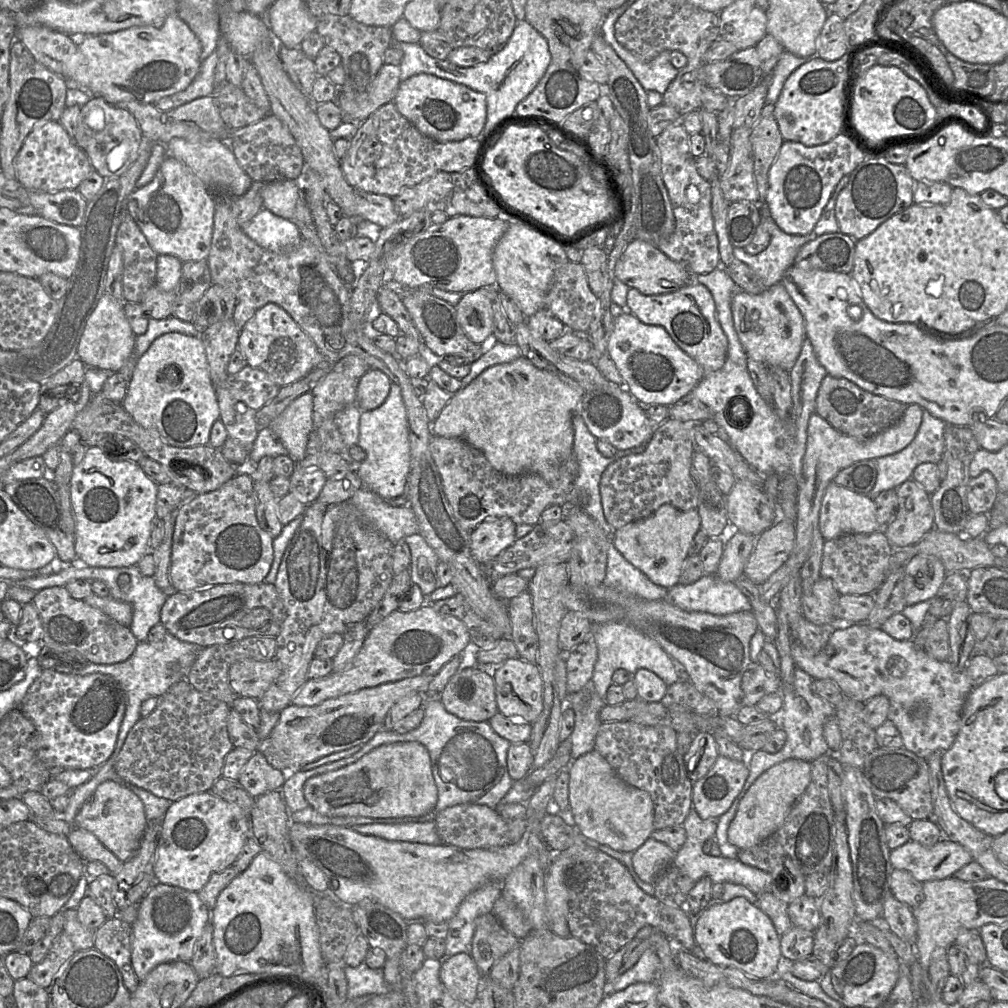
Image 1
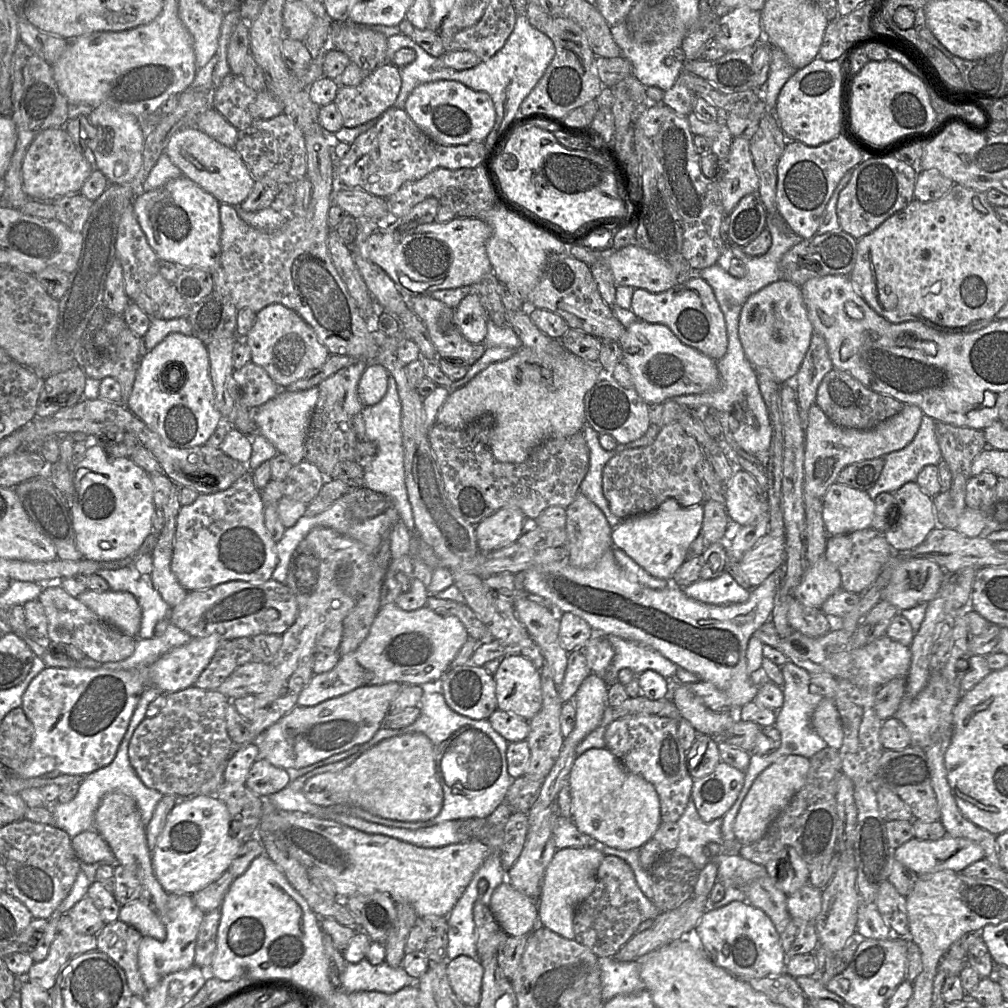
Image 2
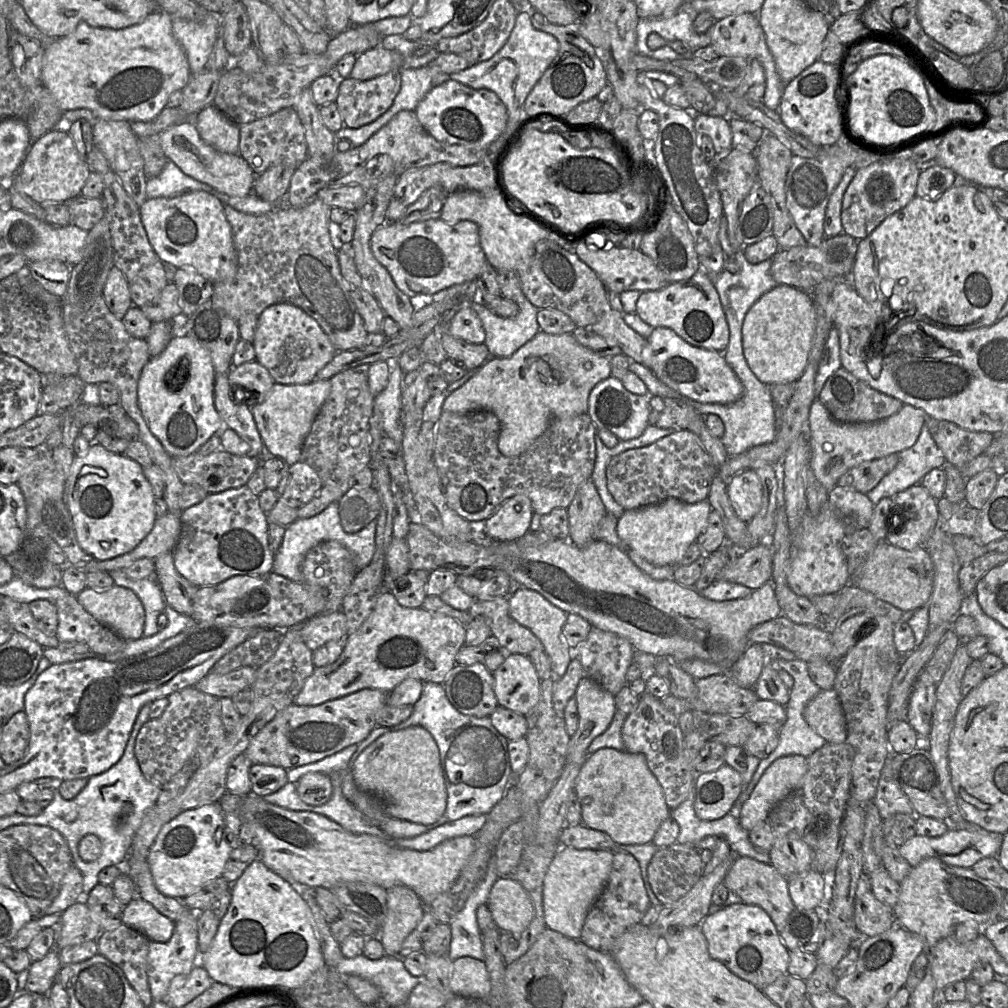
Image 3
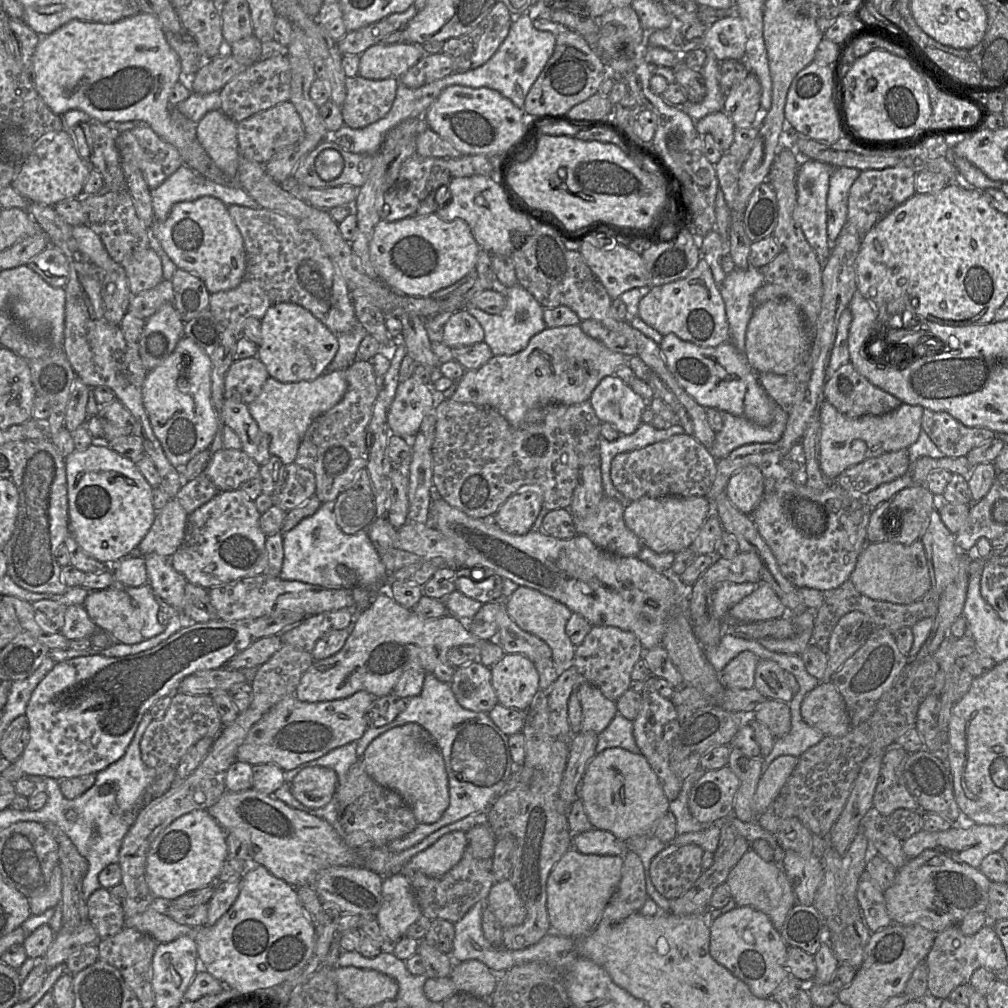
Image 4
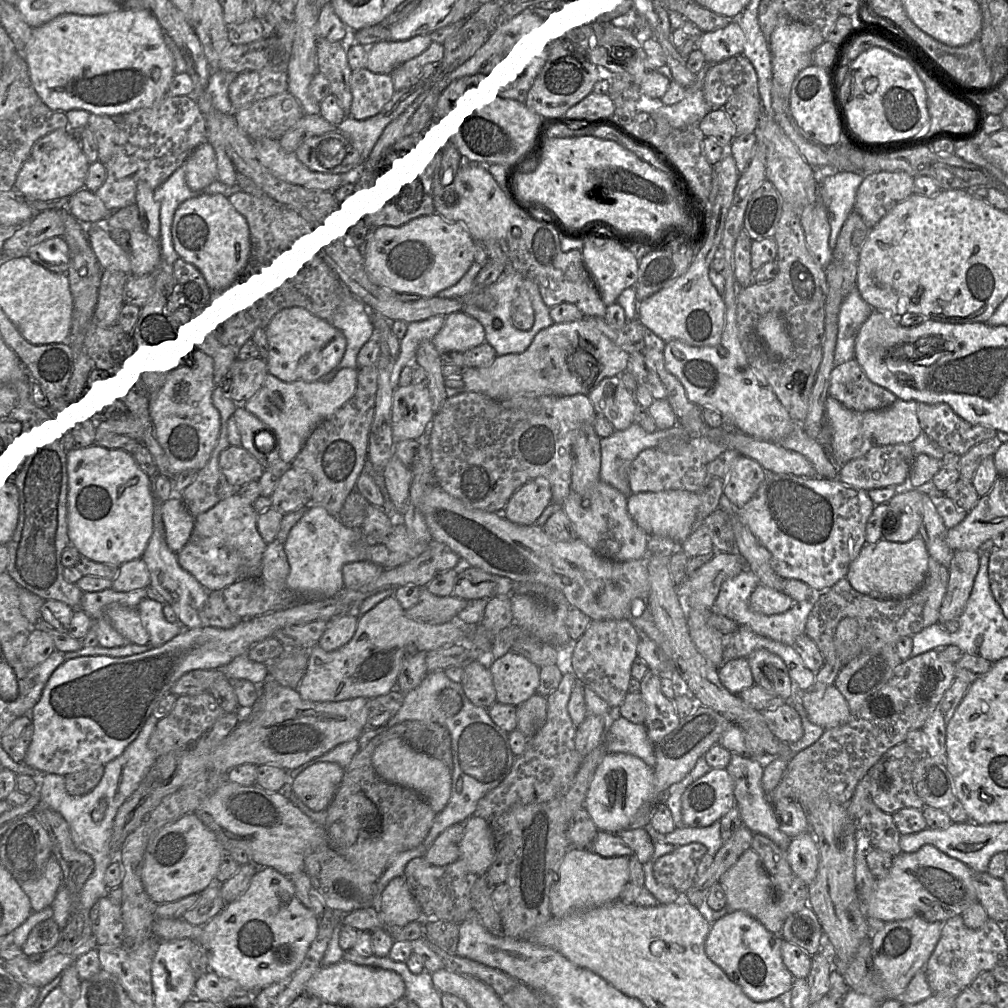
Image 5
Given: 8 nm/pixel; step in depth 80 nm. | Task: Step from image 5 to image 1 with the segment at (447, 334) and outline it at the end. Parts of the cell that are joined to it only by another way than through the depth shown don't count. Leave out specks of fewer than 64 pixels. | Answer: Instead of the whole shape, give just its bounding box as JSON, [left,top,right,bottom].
[455,288,493,345]

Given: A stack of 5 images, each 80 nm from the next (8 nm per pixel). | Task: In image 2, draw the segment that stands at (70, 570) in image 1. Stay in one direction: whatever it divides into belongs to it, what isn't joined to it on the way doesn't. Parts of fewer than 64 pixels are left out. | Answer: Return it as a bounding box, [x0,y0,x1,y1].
[96,565,171,639]

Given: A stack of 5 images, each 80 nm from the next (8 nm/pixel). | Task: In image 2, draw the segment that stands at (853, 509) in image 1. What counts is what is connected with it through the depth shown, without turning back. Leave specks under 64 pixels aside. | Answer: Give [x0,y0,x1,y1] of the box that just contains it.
[823,483,875,536]

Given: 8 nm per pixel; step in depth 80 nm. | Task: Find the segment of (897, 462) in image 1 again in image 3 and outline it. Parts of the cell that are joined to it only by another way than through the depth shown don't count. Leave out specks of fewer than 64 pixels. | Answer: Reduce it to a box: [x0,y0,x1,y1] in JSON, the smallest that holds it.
[866,423,945,505]

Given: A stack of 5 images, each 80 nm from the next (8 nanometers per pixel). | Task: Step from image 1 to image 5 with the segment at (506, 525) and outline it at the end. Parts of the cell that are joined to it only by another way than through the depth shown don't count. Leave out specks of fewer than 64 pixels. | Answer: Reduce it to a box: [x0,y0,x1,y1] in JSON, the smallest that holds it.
[502,477,552,525]

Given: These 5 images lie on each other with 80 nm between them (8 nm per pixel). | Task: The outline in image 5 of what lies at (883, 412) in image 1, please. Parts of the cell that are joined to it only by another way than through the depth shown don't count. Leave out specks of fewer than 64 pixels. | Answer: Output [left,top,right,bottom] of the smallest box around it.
[829,359,898,412]

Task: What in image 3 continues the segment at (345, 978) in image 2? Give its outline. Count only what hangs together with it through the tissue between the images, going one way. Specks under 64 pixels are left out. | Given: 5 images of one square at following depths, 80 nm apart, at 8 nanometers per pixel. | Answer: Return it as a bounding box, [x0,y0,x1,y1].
[335,954,423,1007]

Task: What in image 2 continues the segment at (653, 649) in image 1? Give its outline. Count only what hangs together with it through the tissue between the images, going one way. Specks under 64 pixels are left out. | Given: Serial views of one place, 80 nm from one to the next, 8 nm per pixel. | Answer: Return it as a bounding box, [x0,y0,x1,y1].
[604,636,678,685]

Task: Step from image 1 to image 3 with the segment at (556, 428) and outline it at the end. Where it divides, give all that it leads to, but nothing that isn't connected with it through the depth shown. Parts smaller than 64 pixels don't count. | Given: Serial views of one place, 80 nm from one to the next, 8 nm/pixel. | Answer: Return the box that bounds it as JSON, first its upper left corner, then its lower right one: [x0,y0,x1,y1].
[442,330,610,457]

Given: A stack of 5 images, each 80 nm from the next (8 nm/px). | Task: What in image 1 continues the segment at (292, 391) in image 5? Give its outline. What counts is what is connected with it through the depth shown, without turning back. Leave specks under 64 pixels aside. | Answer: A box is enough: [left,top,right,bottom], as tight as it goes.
[269,392,313,463]

